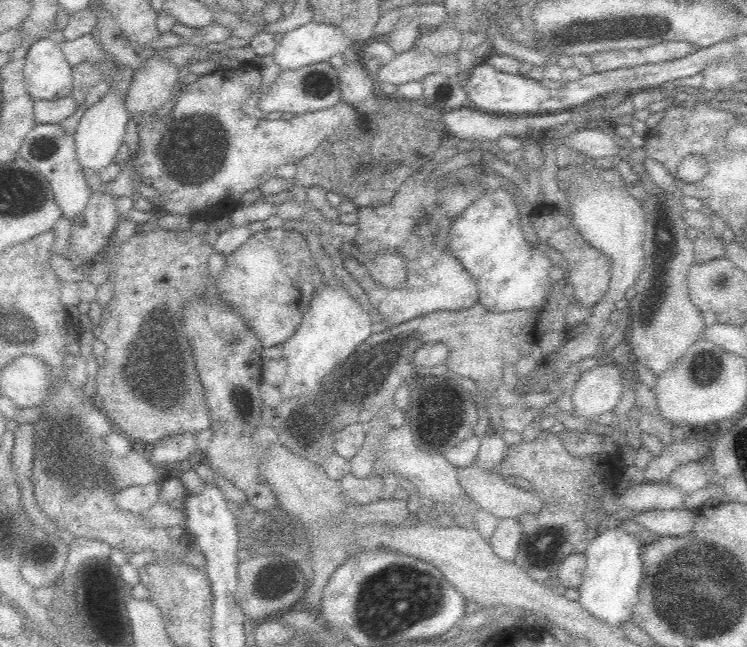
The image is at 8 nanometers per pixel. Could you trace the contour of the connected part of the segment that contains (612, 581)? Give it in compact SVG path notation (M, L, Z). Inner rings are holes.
M622 527L603 530L588 542L585 570L578 586L578 602L588 613L612 627L623 628L631 619L639 600L640 583L643 579L644 545L638 537L625 532Z

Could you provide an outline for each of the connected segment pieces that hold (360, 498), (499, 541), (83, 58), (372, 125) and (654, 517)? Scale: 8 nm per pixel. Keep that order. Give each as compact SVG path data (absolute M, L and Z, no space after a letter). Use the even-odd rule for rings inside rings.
M348 473L340 480L340 489L346 495L348 503L364 505L381 499L384 490L384 477L373 473L359 479Z
M504 518L498 522L492 540L492 549L496 556L505 562L513 562L522 540L522 526L516 518Z
M91 33L84 34L76 40L63 41L61 50L66 61L72 67L82 64L82 62L100 63L109 60L109 56Z
M382 89L378 90L378 98L381 101L380 110L371 115L364 110L360 126L354 132L321 142L312 154L296 162L296 174L292 180L276 176L260 184L258 189L263 198L282 191L290 192L298 185L322 187L327 192L335 192L343 201L351 201L357 209L389 204L406 178L430 162L437 154L440 142L451 139L452 135L443 124L444 112L423 101L394 99Z
M680 507L677 509L656 510L636 513L632 521L642 525L657 537L684 537L692 532L696 520L696 510Z

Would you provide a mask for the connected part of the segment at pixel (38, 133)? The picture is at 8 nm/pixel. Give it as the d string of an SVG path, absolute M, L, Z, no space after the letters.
M38 124L32 131L26 134L18 156L24 160L34 164L34 168L44 174L44 178L48 178L50 188L54 192L54 199L62 217L70 219L70 223L78 223L81 218L81 212L88 204L90 196L93 194L89 184L84 179L84 172L80 163L76 162L76 143L74 137L66 134L61 124Z

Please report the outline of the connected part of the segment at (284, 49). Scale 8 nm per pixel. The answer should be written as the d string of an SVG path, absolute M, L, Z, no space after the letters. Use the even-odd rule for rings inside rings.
M308 22L287 32L276 45L272 57L281 71L328 62L332 56L342 55L353 44L350 35L340 28Z

